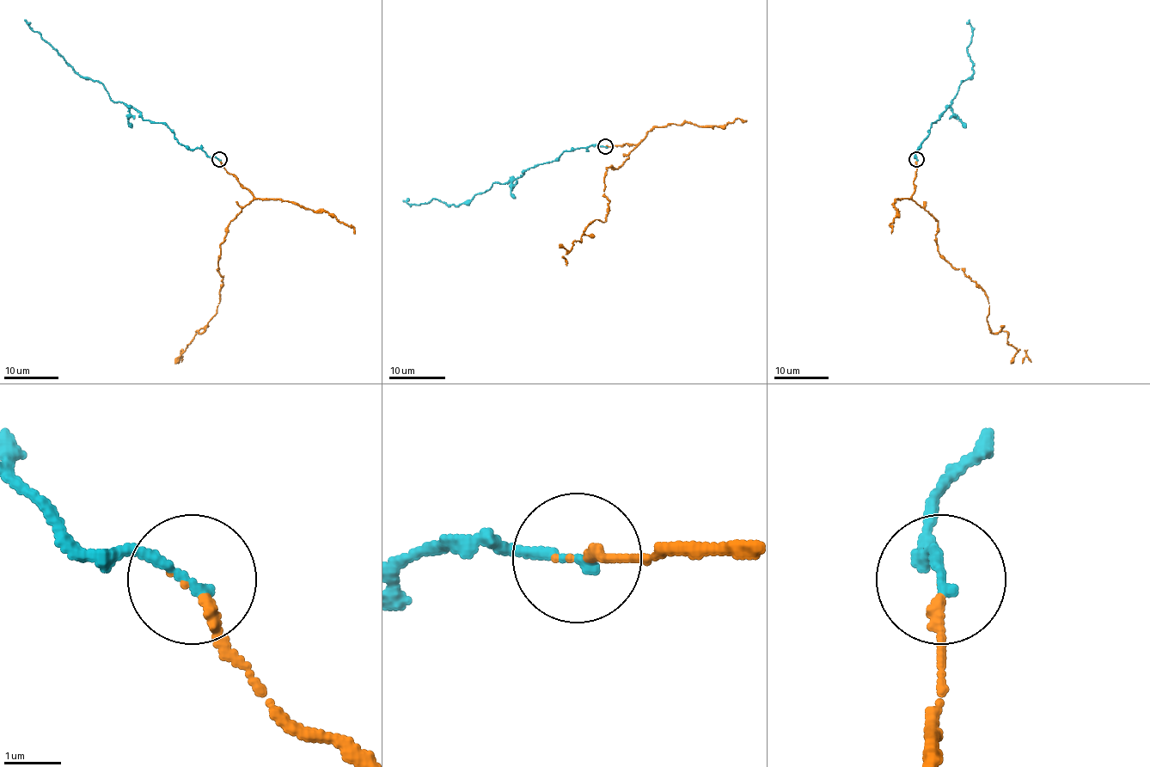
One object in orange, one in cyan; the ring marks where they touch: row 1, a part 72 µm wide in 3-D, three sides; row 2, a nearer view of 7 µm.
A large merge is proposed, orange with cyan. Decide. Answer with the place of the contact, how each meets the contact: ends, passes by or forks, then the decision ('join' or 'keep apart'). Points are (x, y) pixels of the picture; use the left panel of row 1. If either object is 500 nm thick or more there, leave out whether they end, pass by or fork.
(219, 159) | orange ends | cyan ends | join

